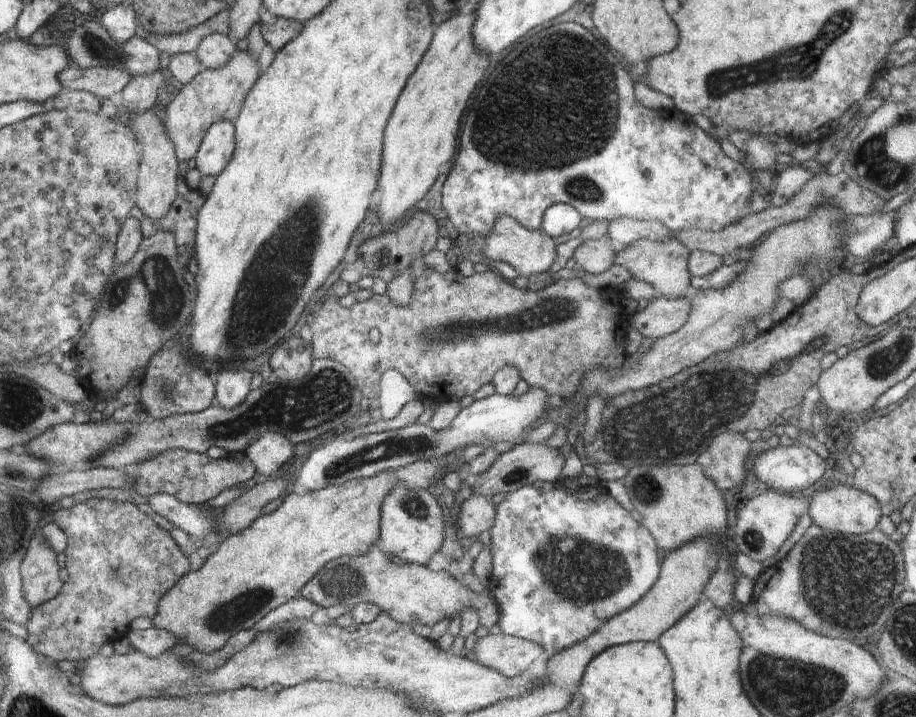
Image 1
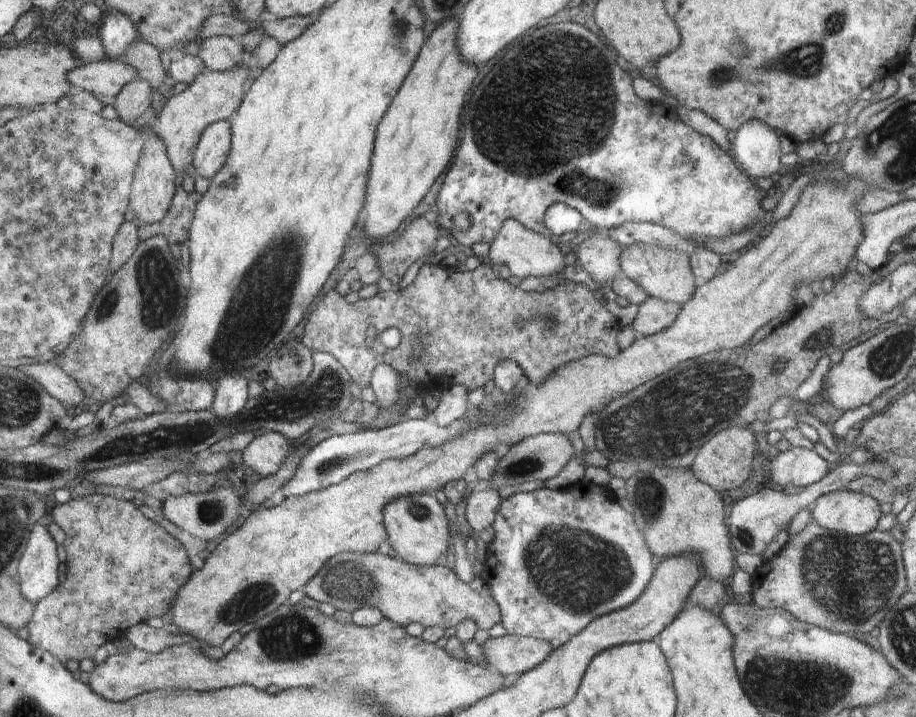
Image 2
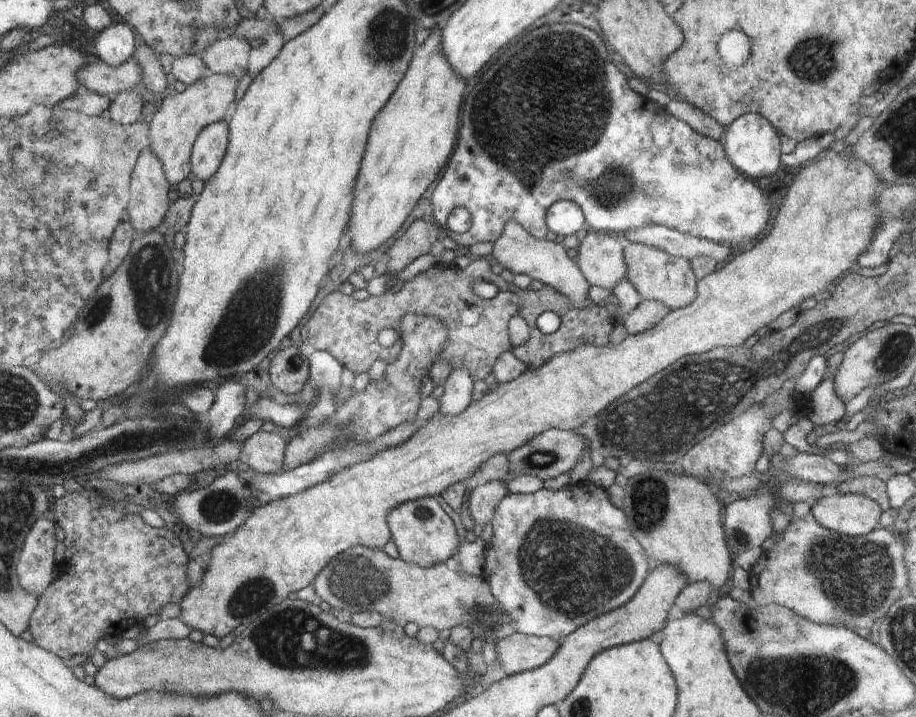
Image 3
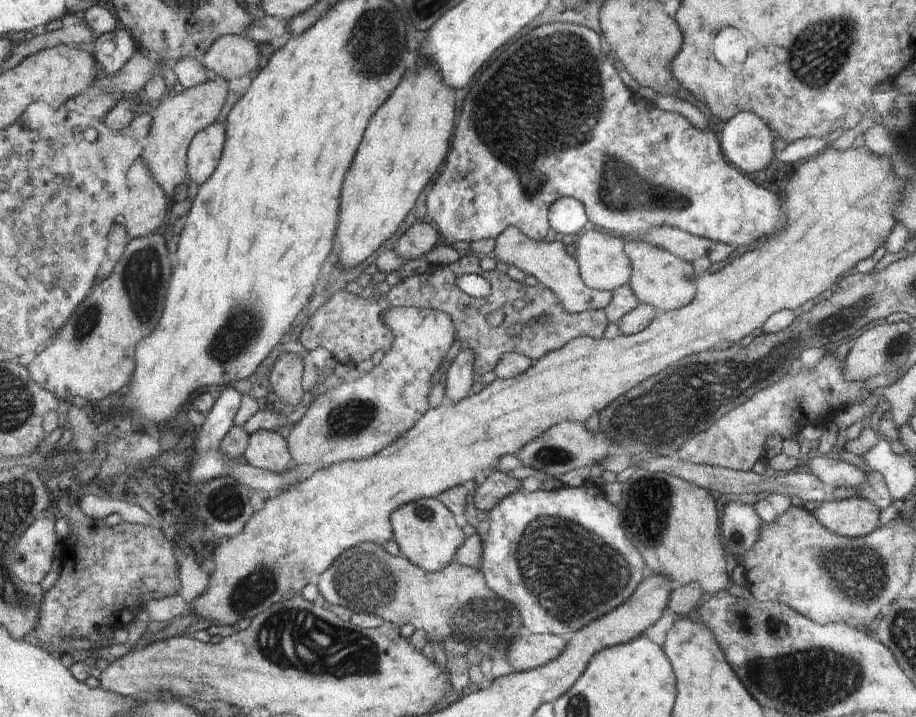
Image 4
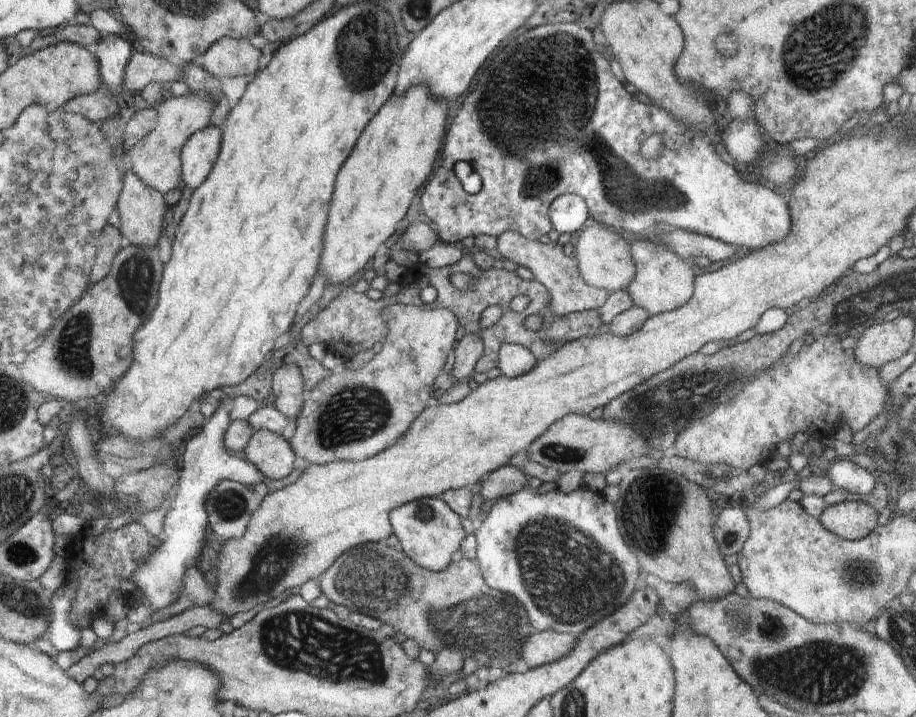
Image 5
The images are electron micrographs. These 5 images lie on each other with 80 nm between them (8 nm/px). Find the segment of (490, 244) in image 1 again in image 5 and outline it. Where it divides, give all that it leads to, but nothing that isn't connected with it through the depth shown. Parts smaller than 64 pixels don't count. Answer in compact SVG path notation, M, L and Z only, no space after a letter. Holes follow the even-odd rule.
M506 231L497 236L498 252L505 258L518 265L525 266L532 271L534 279L541 282L551 296L551 309L553 313L568 316L570 313L582 313L585 310L599 309L608 298L609 292L588 286L580 276L578 261L575 255L566 256L563 246L558 241L542 243L524 238L516 231Z

